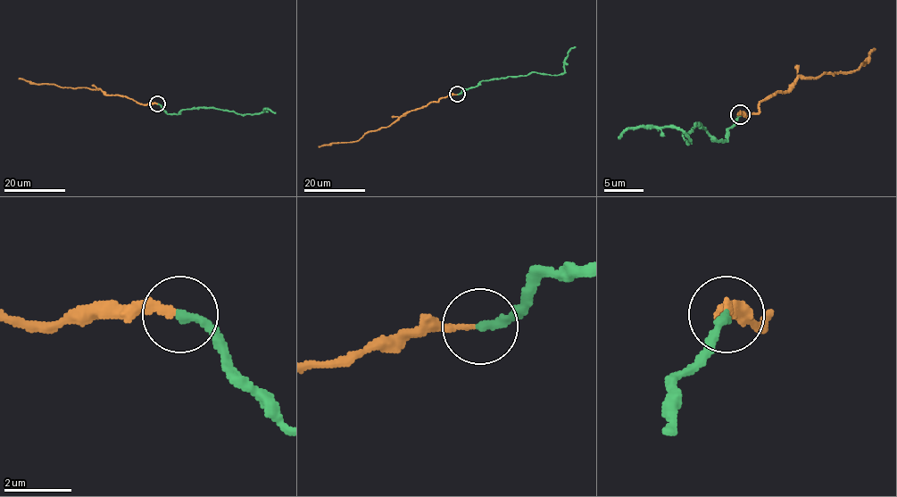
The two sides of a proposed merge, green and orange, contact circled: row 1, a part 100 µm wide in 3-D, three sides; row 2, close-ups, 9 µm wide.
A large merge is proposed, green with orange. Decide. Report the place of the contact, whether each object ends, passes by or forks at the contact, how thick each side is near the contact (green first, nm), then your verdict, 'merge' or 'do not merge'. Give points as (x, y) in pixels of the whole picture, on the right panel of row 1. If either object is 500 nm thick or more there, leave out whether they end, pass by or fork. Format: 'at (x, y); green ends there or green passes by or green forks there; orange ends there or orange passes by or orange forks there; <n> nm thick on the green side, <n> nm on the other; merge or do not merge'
at (740, 114); green ends there; orange ends there; 280 nm thick on the green side, 200 nm on the other; do not merge

